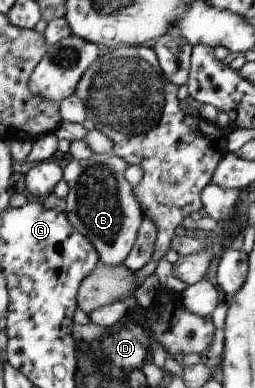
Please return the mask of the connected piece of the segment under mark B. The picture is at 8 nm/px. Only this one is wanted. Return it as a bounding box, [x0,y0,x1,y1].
[62,152,143,266]

